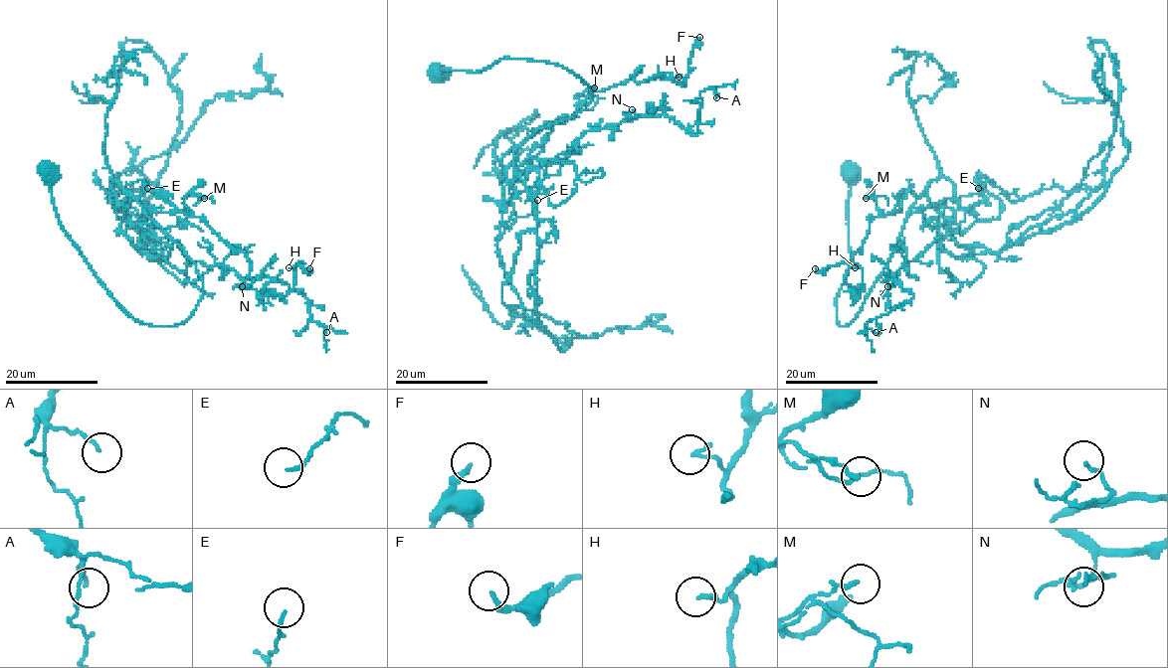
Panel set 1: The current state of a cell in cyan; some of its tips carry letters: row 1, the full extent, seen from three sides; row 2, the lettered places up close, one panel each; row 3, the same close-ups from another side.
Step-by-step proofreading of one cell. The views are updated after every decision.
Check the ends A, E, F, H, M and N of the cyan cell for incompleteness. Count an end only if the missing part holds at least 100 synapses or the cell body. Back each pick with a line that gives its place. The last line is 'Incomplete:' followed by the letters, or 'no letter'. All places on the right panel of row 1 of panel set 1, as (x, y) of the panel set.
Incomplete: no letter

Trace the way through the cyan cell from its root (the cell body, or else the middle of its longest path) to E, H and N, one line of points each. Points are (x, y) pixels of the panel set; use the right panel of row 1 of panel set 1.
E: (853, 173), (842, 327), (920, 197), (956, 242), (999, 252), (1094, 191), (1013, 202), (991, 179), (978, 188)
H: (853, 173), (842, 327), (916, 198), (903, 191), (869, 222), (844, 279), (857, 299), (855, 267)
N: (853, 173), (840, 325), (861, 310), (920, 197), (950, 222), (887, 286)

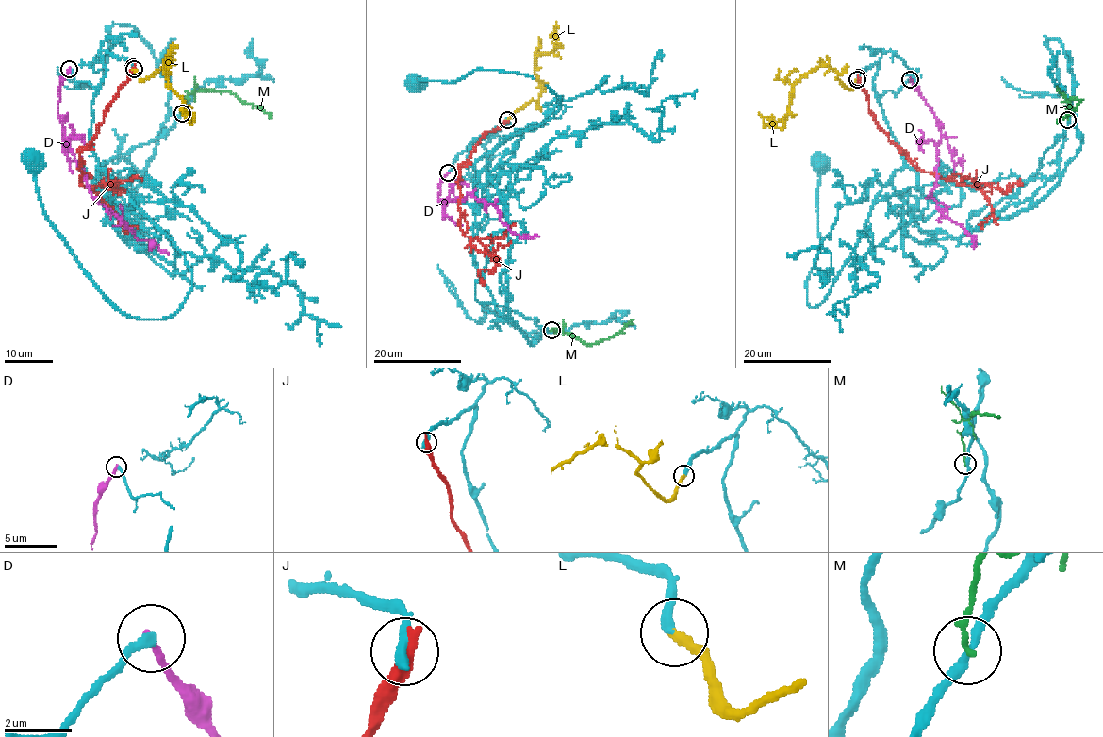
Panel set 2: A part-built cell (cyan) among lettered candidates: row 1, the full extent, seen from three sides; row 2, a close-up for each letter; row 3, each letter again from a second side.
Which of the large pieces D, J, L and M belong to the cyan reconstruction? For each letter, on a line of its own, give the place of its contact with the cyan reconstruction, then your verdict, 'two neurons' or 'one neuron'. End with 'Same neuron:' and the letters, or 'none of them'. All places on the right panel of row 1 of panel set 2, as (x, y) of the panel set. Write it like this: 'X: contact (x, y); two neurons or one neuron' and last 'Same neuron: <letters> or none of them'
D: contact (910, 79); two neurons
J: contact (858, 77); two neurons
L: contact (857, 79); one neuron
M: contact (1067, 120); two neurons
Same neuron: L

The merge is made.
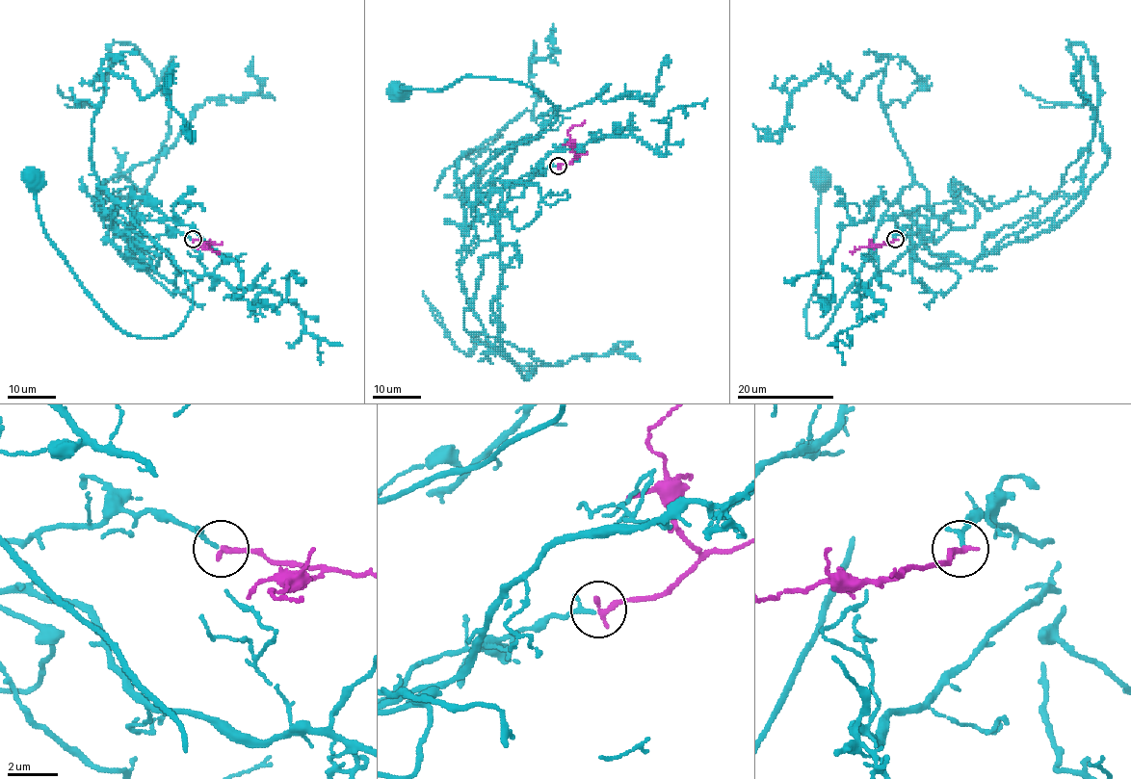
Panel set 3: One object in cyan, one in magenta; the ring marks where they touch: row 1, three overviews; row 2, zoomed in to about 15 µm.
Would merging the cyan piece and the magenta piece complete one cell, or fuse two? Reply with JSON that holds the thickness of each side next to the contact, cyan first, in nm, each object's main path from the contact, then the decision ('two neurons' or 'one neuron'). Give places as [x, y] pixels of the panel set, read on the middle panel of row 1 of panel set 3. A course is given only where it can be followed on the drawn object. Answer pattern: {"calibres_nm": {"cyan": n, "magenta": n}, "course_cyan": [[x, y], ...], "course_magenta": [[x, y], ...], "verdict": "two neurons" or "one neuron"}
{"calibres_nm": {"cyan": 110, "magenta": 280}, "course_cyan": [[557, 167], [485, 194], [477, 188], [489, 158], [559, 117], [525, 85], [464, 76], [443, 90], [393, 93]], "course_magenta": [[557, 166], [569, 163], [576, 156], [568, 132], [585, 120]], "verdict": "one neuron"}

